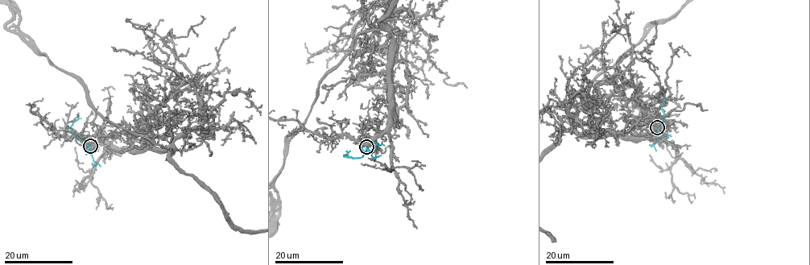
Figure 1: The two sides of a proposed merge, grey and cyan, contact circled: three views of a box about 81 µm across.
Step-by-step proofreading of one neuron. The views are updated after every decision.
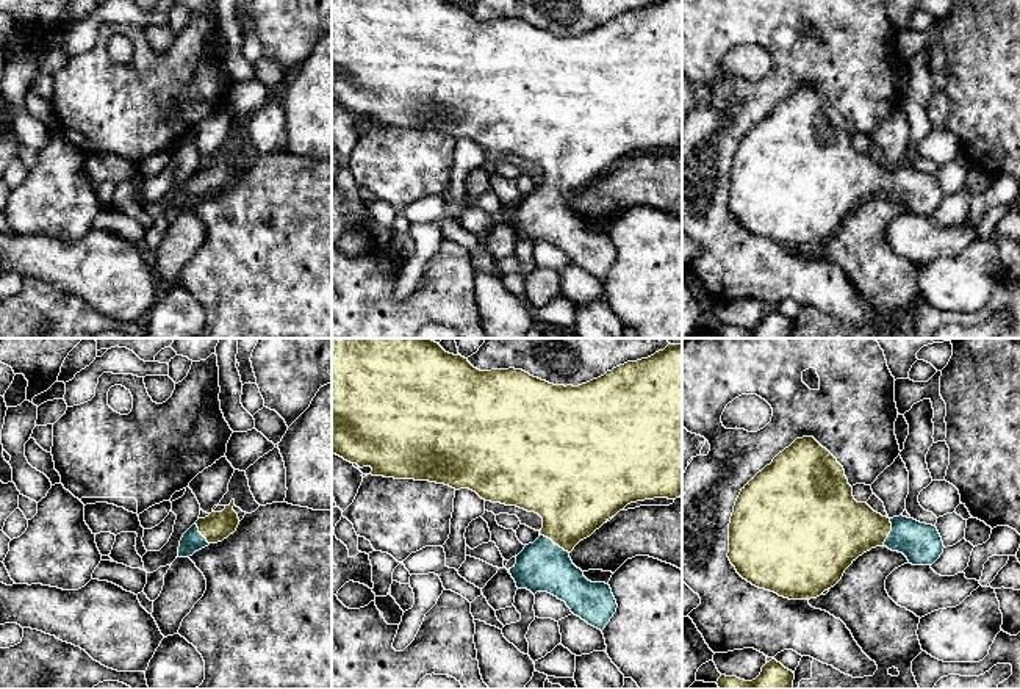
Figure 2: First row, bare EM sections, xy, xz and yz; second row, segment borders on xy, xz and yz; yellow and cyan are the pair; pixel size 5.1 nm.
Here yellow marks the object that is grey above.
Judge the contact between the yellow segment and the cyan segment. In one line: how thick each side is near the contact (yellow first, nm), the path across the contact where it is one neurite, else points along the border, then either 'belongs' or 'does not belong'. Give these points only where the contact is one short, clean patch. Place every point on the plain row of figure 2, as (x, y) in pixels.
calibres 400 and 260 nm; way xz (574, 147), (554, 191), (548, 209), (542, 215); belongs

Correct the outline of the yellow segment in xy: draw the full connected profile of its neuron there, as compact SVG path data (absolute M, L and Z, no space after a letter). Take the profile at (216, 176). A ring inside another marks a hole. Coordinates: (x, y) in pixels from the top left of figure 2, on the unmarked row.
M235 149L222 161L211 161L199 168L181 186L177 207L189 207L196 200L217 193L233 183L239 174L238 163L233 160Z

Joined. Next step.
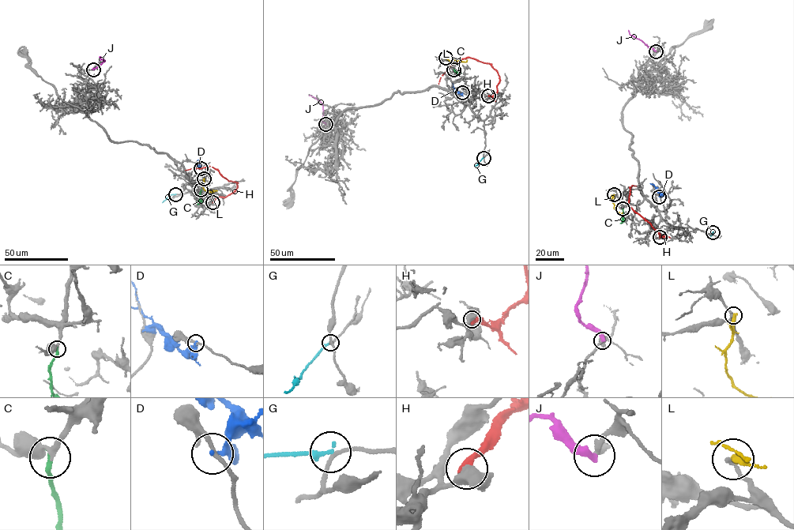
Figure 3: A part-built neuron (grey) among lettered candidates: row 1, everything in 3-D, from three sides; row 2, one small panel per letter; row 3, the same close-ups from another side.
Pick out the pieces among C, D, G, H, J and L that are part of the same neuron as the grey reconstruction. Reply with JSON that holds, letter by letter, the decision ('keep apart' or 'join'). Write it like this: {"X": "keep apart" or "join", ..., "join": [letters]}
{"C": "join", "D": "keep apart", "G": "keep apart", "H": "keep apart", "J": "keep apart", "L": "keep apart", "join": ["C"]}

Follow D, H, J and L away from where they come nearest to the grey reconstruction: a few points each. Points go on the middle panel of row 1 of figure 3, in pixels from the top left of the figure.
D: (462, 92), (457, 92), (452, 83)
H: (488, 95), (494, 95), (497, 91), (499, 80), (498, 73), (489, 63), (470, 58), (452, 63), (438, 84)
J: (325, 124), (321, 121), (322, 103), (309, 95)
L: (445, 58), (451, 61), (466, 62), (467, 59)

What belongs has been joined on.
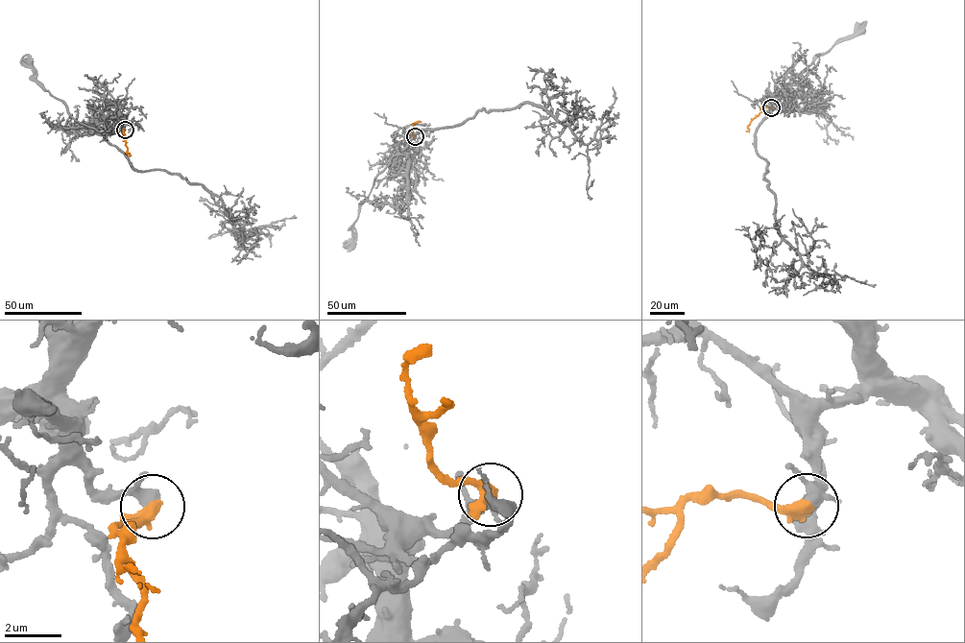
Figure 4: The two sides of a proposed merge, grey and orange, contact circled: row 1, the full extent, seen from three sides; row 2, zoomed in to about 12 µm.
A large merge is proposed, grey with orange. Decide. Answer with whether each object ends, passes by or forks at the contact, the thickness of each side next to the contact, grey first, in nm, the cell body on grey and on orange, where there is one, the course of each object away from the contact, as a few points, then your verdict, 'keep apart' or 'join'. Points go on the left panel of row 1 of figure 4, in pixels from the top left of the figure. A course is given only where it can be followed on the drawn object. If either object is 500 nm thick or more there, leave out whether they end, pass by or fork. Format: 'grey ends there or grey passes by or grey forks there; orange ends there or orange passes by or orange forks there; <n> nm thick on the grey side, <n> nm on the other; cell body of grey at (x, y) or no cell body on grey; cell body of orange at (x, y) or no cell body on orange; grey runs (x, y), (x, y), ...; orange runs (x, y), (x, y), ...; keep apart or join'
grey passes by; orange passes by; 360 nm thick on the grey side, 360 nm on the other; cell body of grey at (29, 62); no cell body on orange; grey runs (125, 130), (117, 124), (102, 132), (81, 124), (38, 82), (28, 62); orange runs (125, 130), (129, 155); join

